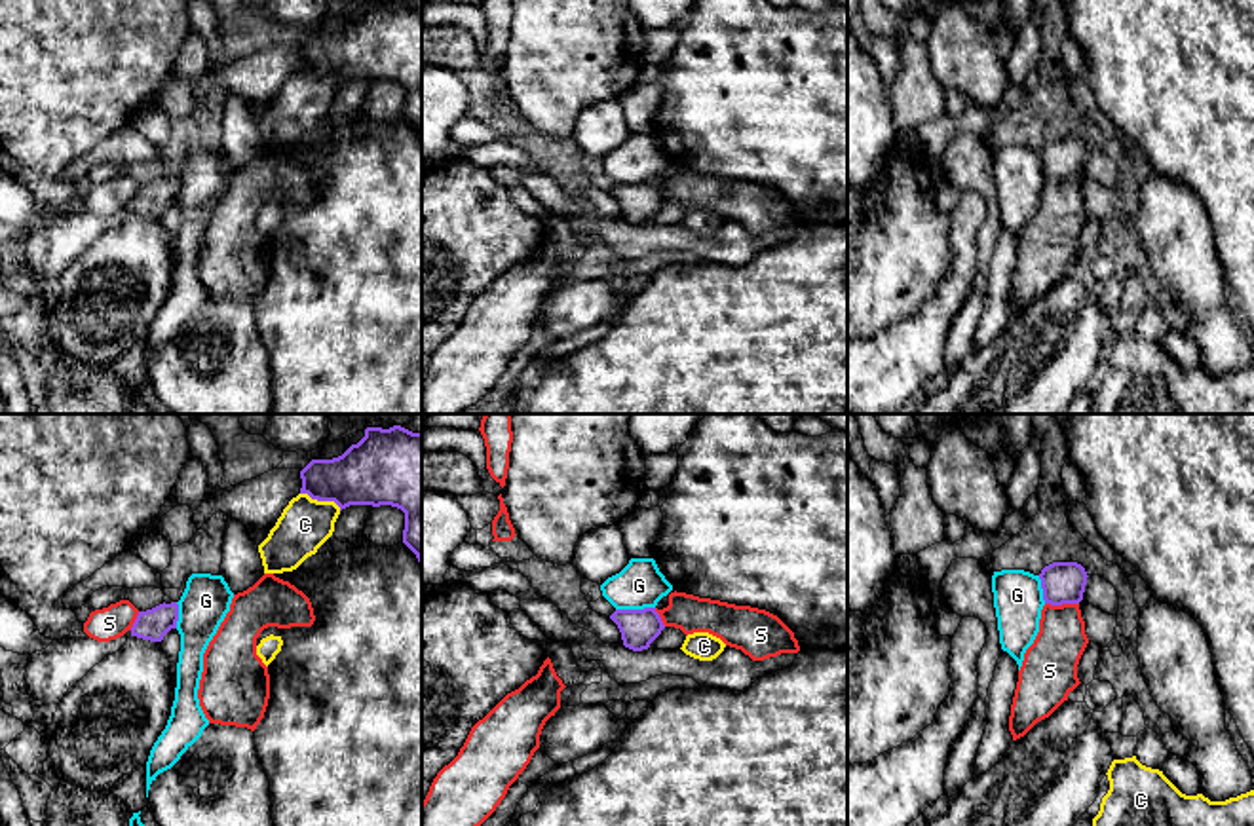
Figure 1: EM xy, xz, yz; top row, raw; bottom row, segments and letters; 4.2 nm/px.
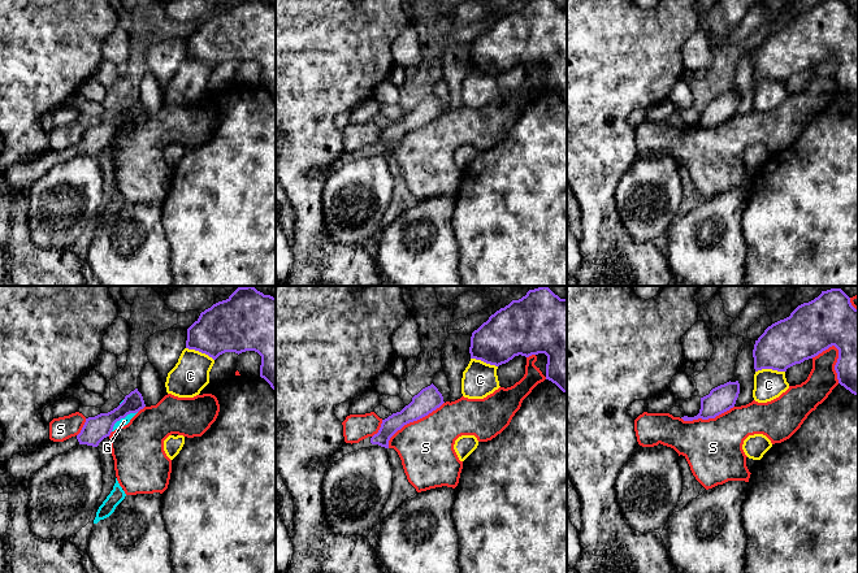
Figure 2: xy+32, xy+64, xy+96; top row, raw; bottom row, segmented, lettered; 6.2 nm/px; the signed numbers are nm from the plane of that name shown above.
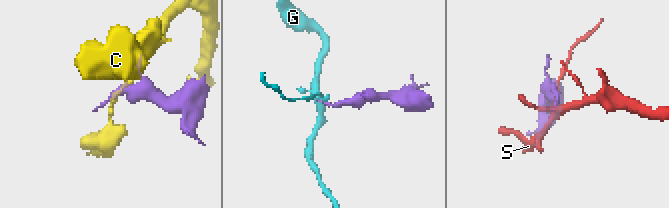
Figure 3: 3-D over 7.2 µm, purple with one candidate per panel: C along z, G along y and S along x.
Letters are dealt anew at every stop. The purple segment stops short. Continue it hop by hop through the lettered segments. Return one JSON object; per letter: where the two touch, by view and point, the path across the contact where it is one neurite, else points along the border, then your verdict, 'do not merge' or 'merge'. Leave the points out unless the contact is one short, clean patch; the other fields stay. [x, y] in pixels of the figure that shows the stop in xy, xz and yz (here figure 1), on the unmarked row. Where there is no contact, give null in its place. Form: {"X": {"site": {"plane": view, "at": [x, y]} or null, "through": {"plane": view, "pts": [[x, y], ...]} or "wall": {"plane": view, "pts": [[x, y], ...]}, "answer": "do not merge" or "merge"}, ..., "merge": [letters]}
{"C": {"site": {"plane": "xy", "at": [322, 75]}, "answer": "do not merge"}, "G": {"site": {"plane": "xz", "at": [635, 185]}, "wall": {"plane": "xz", "pts": [[654, 181], [616, 185]]}, "answer": "do not merge"}, "S": {"site": {"plane": "yz", "at": [1063, 177]}, "answer": "do not merge"}, "merge": []}

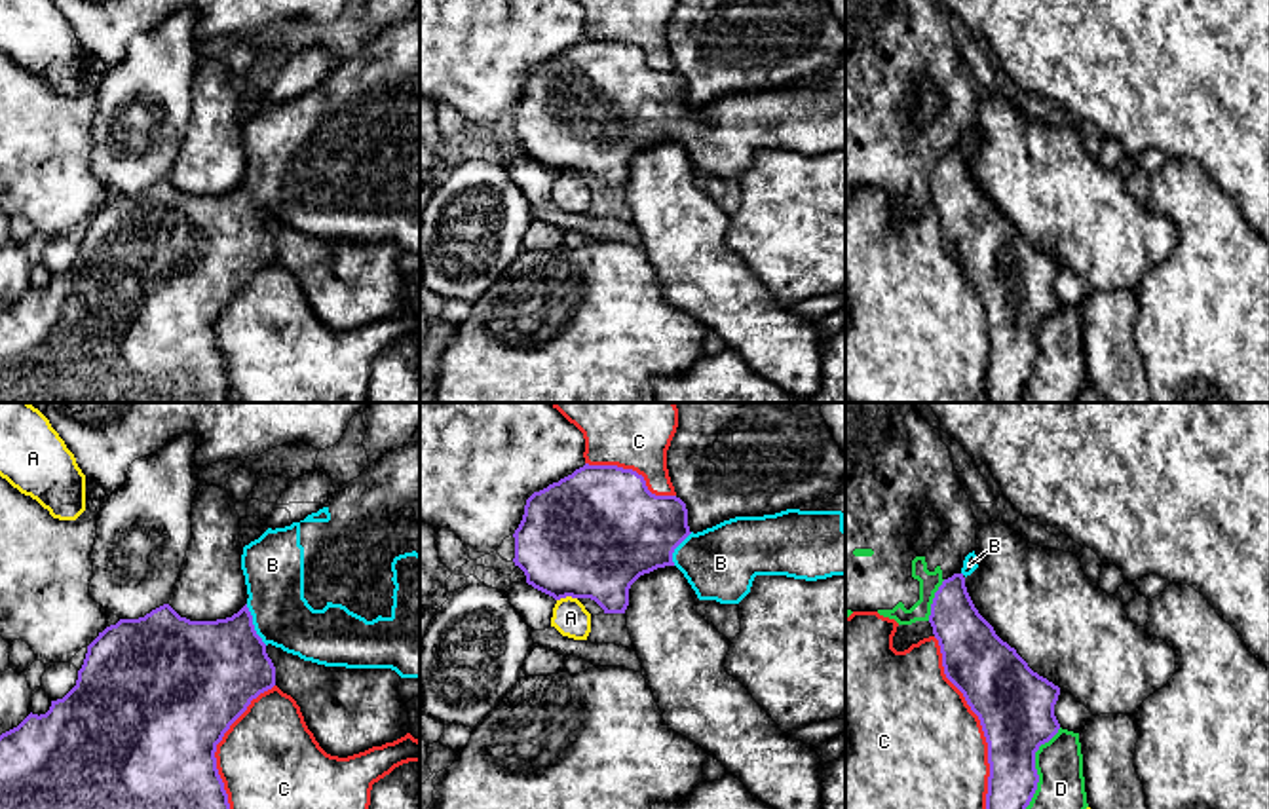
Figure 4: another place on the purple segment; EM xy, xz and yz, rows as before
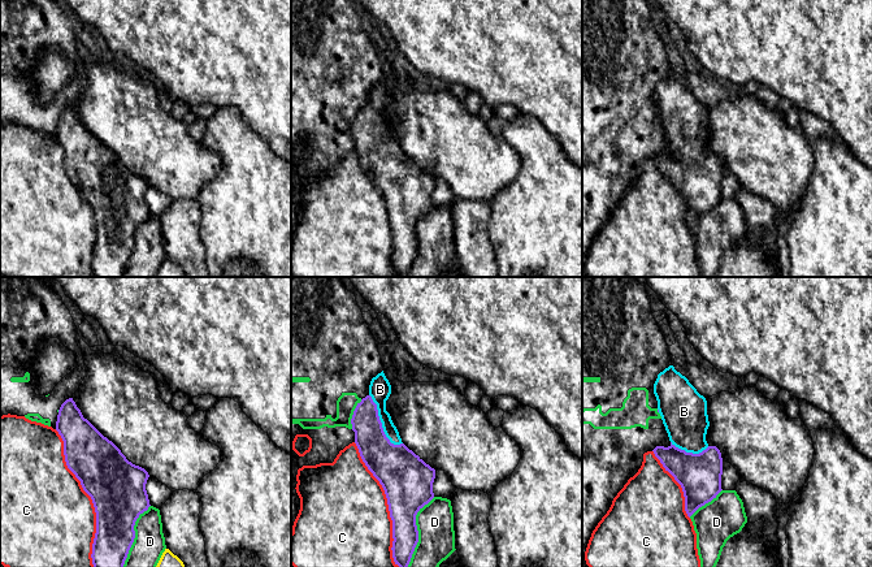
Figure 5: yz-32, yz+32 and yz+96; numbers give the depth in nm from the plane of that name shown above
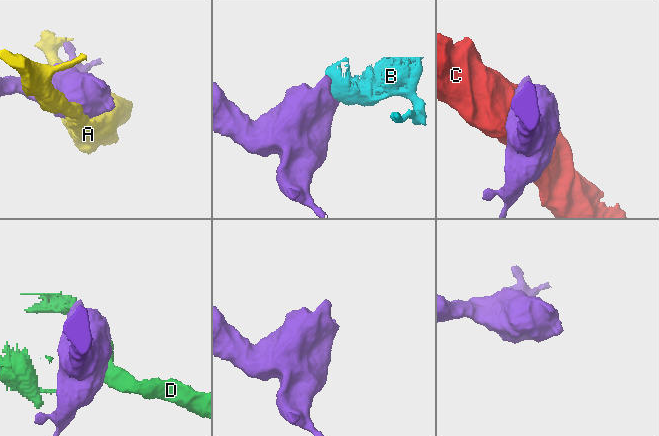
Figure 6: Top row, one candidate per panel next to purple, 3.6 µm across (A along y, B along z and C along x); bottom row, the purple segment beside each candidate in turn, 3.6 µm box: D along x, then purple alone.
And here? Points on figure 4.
{"A": {"site": {"plane": "xz", "at": [567, 169]}, "answer": "do not merge"}, "B": {"site": {"plane": "xy", "at": [253, 200]}, "answer": "merge"}, "C": {"site": {"plane": "yz", "at": [983, 304]}, "answer": "do not merge"}, "D": {"site": {"plane": "yz", "at": [1038, 352]}, "answer": "do not merge"}, "merge": ["B"]}

